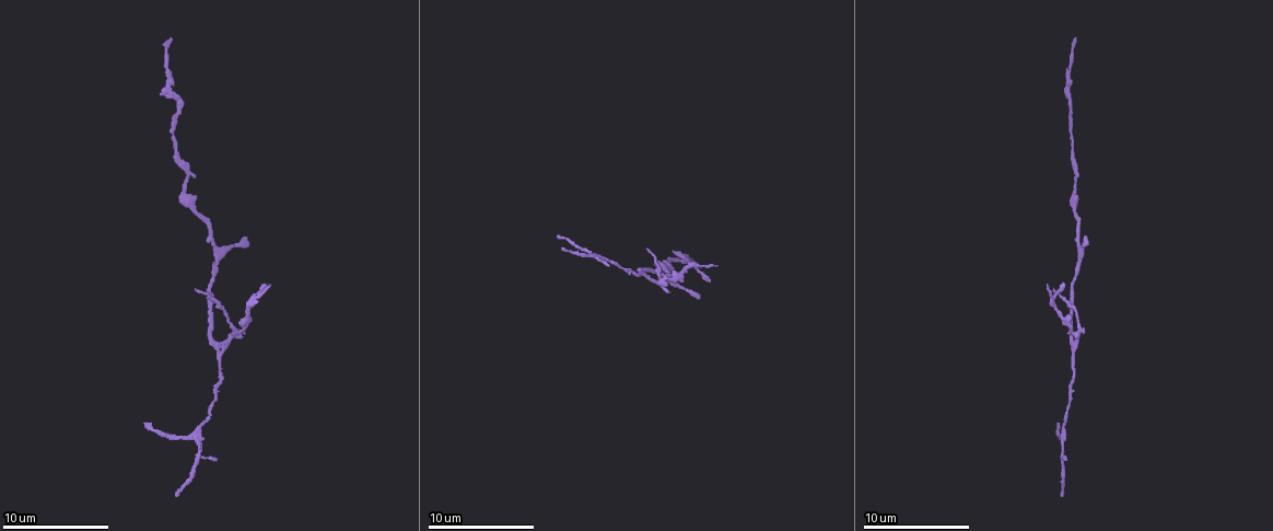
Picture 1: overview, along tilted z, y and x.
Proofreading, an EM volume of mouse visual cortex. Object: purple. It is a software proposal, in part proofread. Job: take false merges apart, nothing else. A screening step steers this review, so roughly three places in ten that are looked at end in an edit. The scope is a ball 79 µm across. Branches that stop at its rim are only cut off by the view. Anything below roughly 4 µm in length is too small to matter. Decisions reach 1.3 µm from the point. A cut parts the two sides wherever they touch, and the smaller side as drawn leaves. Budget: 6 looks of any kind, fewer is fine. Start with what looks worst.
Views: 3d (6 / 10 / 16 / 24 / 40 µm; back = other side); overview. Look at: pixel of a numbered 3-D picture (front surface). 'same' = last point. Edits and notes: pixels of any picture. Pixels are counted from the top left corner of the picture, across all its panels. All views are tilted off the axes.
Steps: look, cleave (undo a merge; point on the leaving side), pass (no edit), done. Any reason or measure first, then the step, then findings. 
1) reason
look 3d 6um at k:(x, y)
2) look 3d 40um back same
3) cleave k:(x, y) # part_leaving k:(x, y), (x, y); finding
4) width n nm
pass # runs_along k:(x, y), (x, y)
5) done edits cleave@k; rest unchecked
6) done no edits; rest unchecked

three arms meet
look 3d 10um at 1:(225, 346)

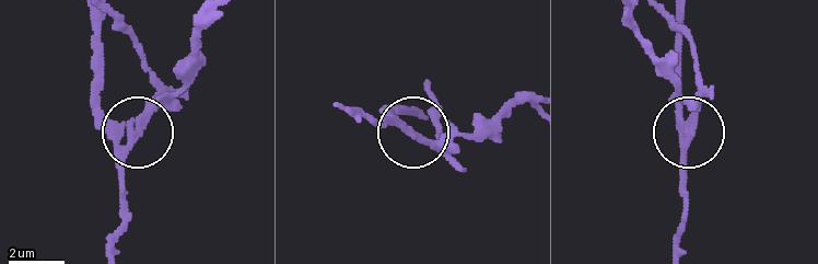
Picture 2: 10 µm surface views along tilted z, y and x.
look 3d 10um back at 2:(411, 135)

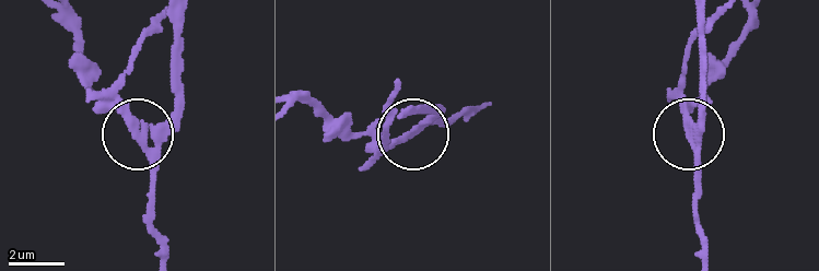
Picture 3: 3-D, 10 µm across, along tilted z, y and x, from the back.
cleave 3:(121, 109) # a second cell is stuck on

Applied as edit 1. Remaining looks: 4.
look overview

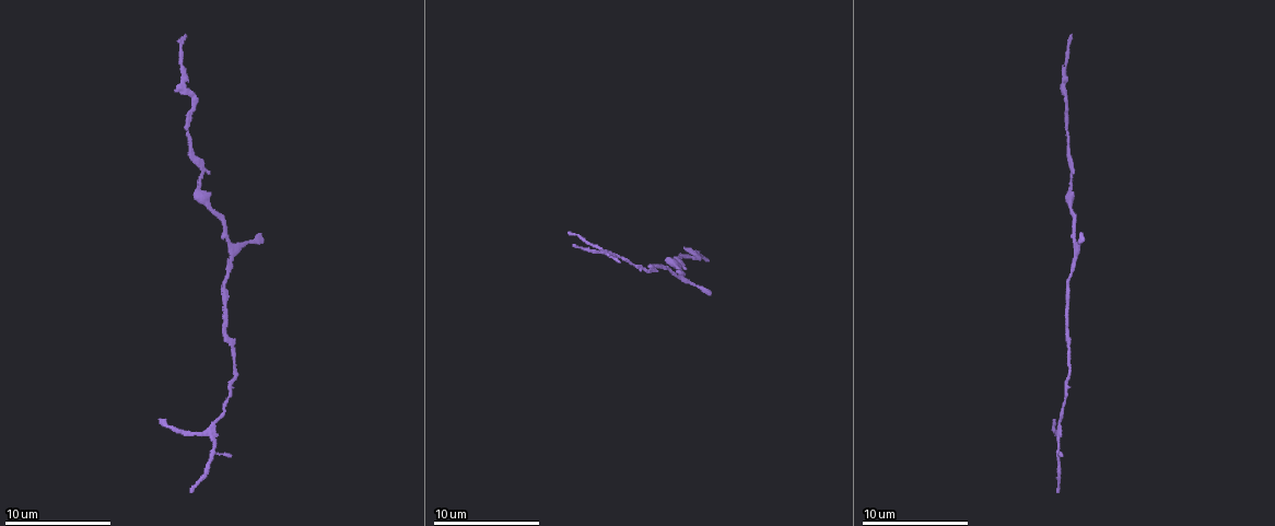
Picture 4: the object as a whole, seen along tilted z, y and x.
four or more arms meet
look 3d 10um at 4:(208, 434)

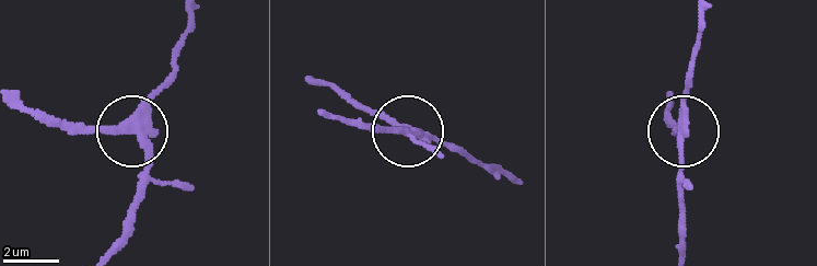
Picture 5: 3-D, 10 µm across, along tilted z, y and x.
look 3d 6um at 5:(680, 127)

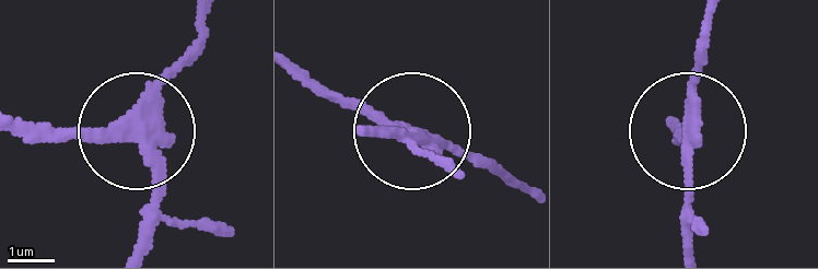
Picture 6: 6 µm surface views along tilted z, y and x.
arms 4
cleave 6:(70, 129) # part_leaving 6:(144, 126), (23, 126); two cells meet here

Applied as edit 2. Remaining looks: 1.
look 3d 16um at 4:(1074, 257)

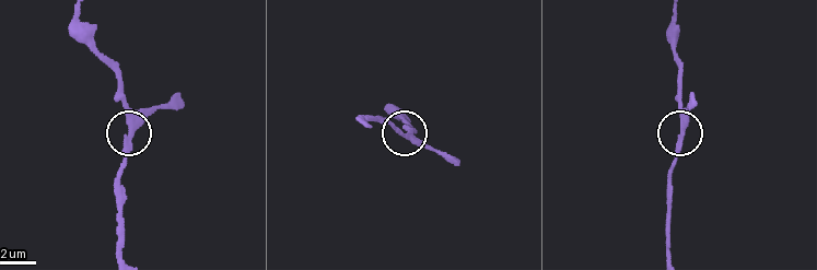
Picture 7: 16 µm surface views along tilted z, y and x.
width 300 nm
pass # all the same cell

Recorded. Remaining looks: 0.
done edits cleave@3, cleave@6; rest unchecked

